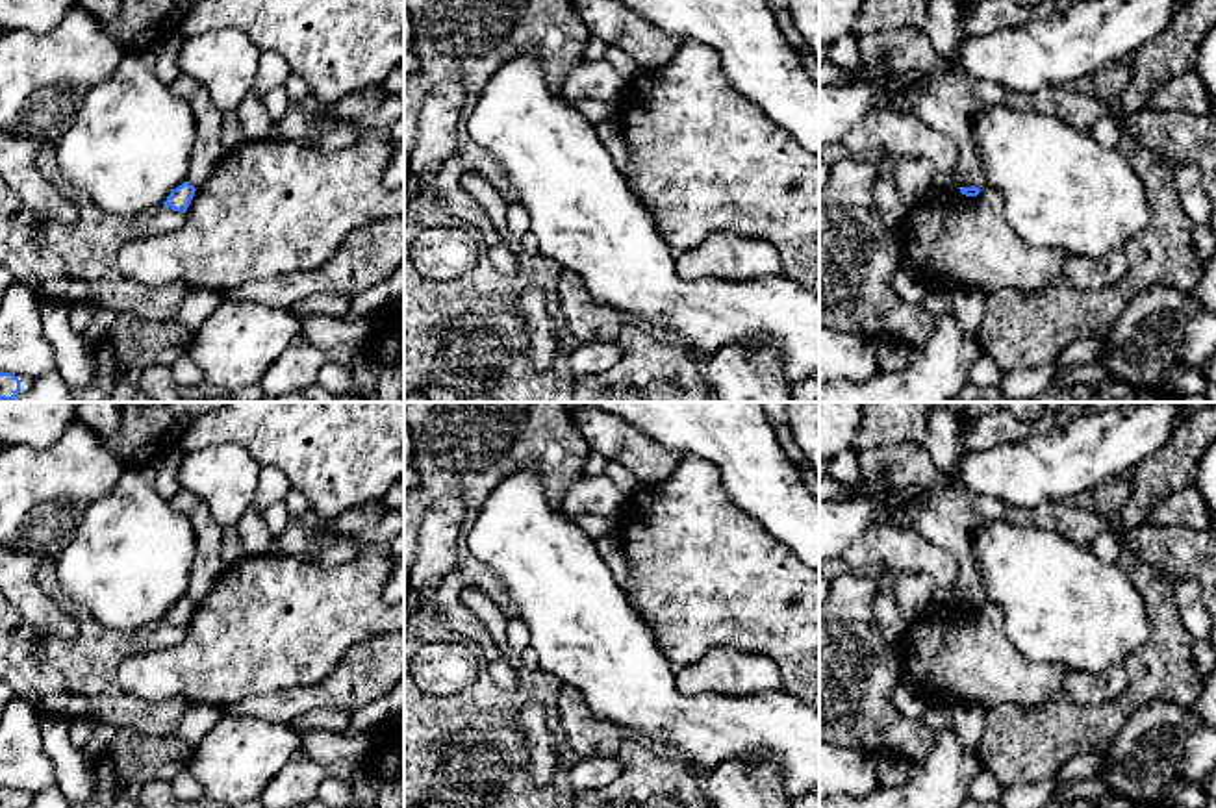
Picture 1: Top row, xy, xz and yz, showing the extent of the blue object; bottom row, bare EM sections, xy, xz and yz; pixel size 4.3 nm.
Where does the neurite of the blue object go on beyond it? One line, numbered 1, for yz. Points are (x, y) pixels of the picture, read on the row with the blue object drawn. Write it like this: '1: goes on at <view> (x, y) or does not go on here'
1: does not go on here

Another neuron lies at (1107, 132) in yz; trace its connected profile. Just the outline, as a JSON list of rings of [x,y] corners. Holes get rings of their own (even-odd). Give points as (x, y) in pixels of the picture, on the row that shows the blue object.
[[[1103,117],[1097,119],[1090,130],[1090,135],[1105,148],[1116,148],[1123,130],[1114,119]]]

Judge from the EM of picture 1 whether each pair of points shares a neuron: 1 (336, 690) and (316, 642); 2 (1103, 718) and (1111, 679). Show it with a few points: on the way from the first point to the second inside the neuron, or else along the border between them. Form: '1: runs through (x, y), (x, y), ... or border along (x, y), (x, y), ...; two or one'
1: border along (358, 642), (323, 679), (288, 690); two
2: border along (1126, 668), (1118, 695), (1098, 705), (1070, 701); two

